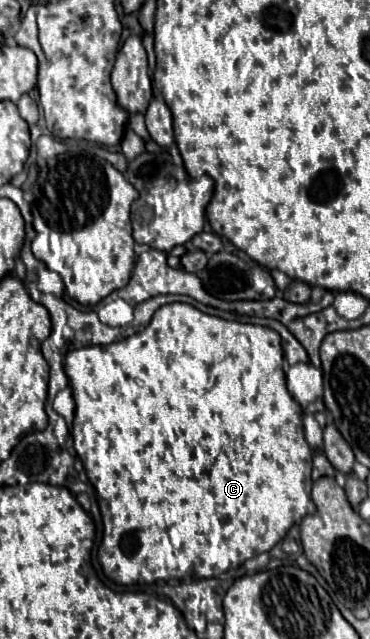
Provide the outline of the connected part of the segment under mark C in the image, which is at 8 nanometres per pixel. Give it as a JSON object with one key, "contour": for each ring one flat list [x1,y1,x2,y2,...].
{"contour":[[165,304,165,306,161,306,161,308,159,308,159,310,157,310,157,312,155,312,155,314,153,314,153,318,151,318,151,322,149,322,149,326,147,326,147,328,145,328,145,330,141,330,141,332,137,332,137,334,135,334,135,336,129,336,129,338,125,338,125,340,119,340,119,342,113,342,113,344,107,344,107,346,85,346,85,348,79,348,79,350,73,350,73,352,69,352,69,354,67,354,67,358,65,358,65,374,67,374,67,378,69,378,69,386,71,386,71,390,73,390,73,400,75,400,75,418,73,418,73,424,71,424,71,434,73,434,73,440,75,440,75,444,73,444,73,446,75,446,75,450,77,450,77,456,79,456,79,458,81,458,81,462,83,462,83,466,85,466,85,472,87,472,87,478,89,478,89,482,91,482,91,484,93,484,93,488,95,488,95,484,97,484,97,490,95,490,95,492,97,492,97,500,99,500,99,510,101,510,101,518,103,518,103,540,101,540,101,546,99,546,99,552,97,552,97,558,99,558,99,562,101,562,101,566,103,566,103,572,105,572,105,576,107,576,107,578,111,578,111,580,113,580,113,582,117,582,117,584,143,584,143,582,147,582,147,584,151,584,151,582,159,582,159,580,169,580,169,578,187,578,187,576,201,576,201,578,213,578,213,576,219,576,219,574,223,574,223,572,227,572,227,570,229,570,229,568,237,568,237,566,239,566,239,564,243,564,243,562,245,562,245,560,249,560,249,558,253,558,253,556,257,556,257,554,261,554,261,552,269,552,269,550,271,550,271,548,273,548,273,546,275,546,275,544,277,544,277,542,279,542,279,540,283,540,283,536,285,536,285,534,287,534,287,530,289,530,289,528,291,528,291,526,293,526,293,524,295,524,295,522,299,522,299,520,301,520,301,518,303,518,303,516,307,516,307,514,311,514,311,512,313,512,313,510,315,510,315,504,313,504,313,502,311,502,311,496,309,496,309,486,307,486,307,484,309,484,309,482,311,482,311,480,309,480,309,478,311,478,311,468,313,468,313,450,311,450,311,446,309,446,309,444,307,444,307,440,305,440,305,436,303,436,303,420,301,420,301,414,303,414,303,408,301,408,301,406,299,406,299,404,297,404,297,402,295,402,295,400,293,400,293,396,289,396,289,390,287,390,287,384,285,384,285,372,283,372,283,348,281,348,281,336,279,336,279,334,277,334,277,332,275,332,275,330,271,330,271,328,265,328,265,326,255,326,255,324,241,324,241,322,231,322,231,320,223,320,223,318,217,318,217,316,209,316,209,314,203,314,203,312,199,312,199,310,197,310,197,308,195,308,195,306,191,306,191,304]]}

